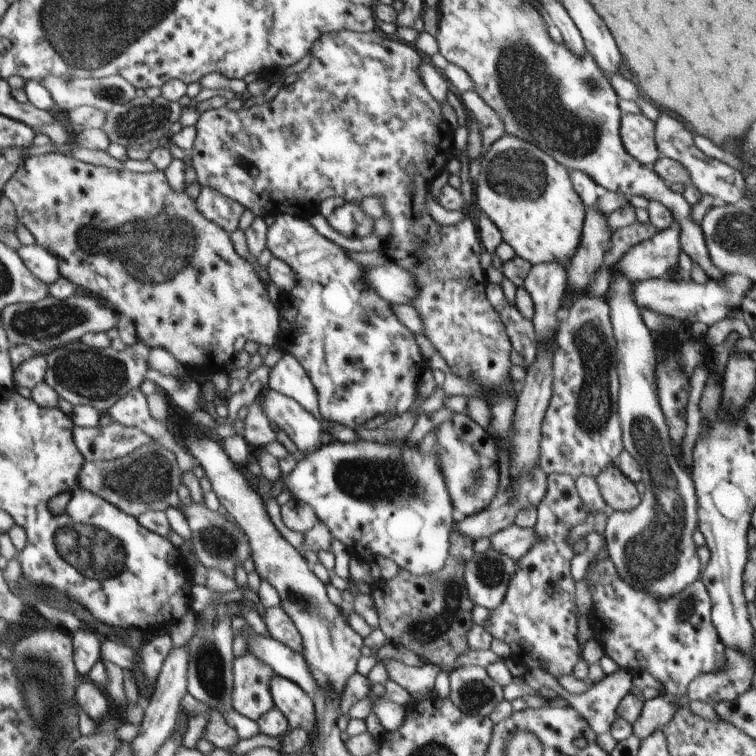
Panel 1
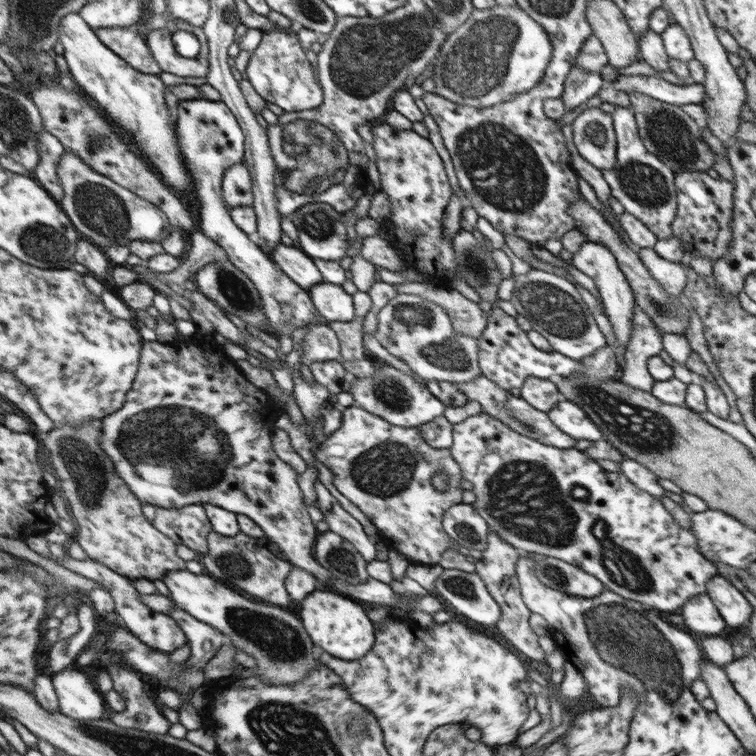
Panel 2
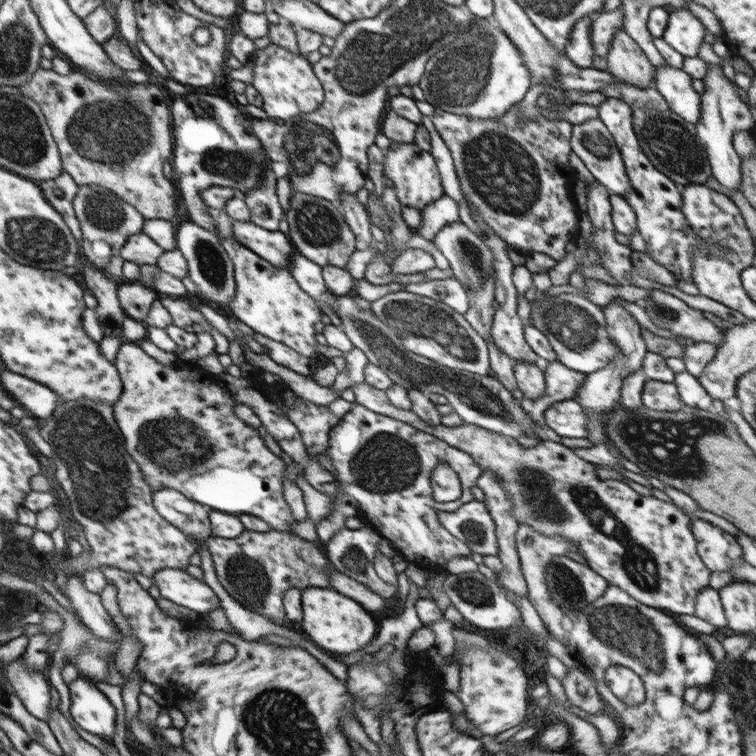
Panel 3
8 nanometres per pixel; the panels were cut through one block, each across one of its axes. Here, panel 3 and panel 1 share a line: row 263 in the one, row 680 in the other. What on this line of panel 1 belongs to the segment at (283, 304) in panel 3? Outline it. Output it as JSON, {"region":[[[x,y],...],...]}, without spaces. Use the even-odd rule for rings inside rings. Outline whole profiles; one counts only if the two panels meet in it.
{"region":[[[246,649],[244,655],[233,660],[232,708],[257,721],[276,707],[270,692],[270,680],[276,672]]]}

